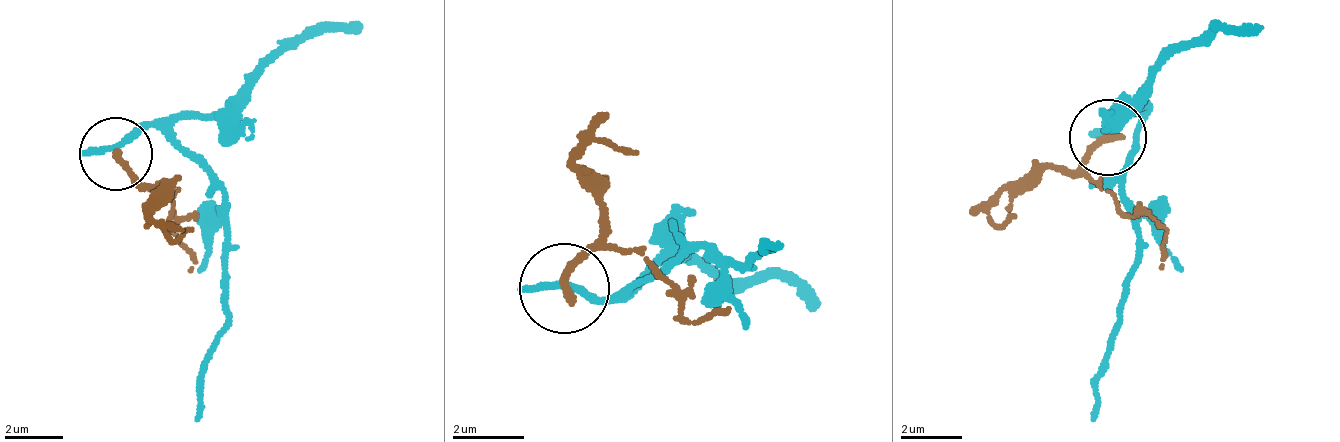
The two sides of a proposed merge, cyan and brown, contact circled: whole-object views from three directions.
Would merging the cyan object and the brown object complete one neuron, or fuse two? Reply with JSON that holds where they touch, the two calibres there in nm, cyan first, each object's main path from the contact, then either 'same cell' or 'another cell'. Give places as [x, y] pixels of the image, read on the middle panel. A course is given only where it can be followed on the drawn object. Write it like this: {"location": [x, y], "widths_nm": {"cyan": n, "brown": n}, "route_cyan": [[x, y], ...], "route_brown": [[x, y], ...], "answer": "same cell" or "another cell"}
{"location": [564, 288], "widths_nm": {"cyan": 200, "brown": 280}, "route_cyan": [[565, 290], [602, 296], [702, 245], [752, 268], [780, 243]], "route_brown": [[565, 290], [596, 246], [605, 201], [583, 151], [636, 150]], "answer": "another cell"}

